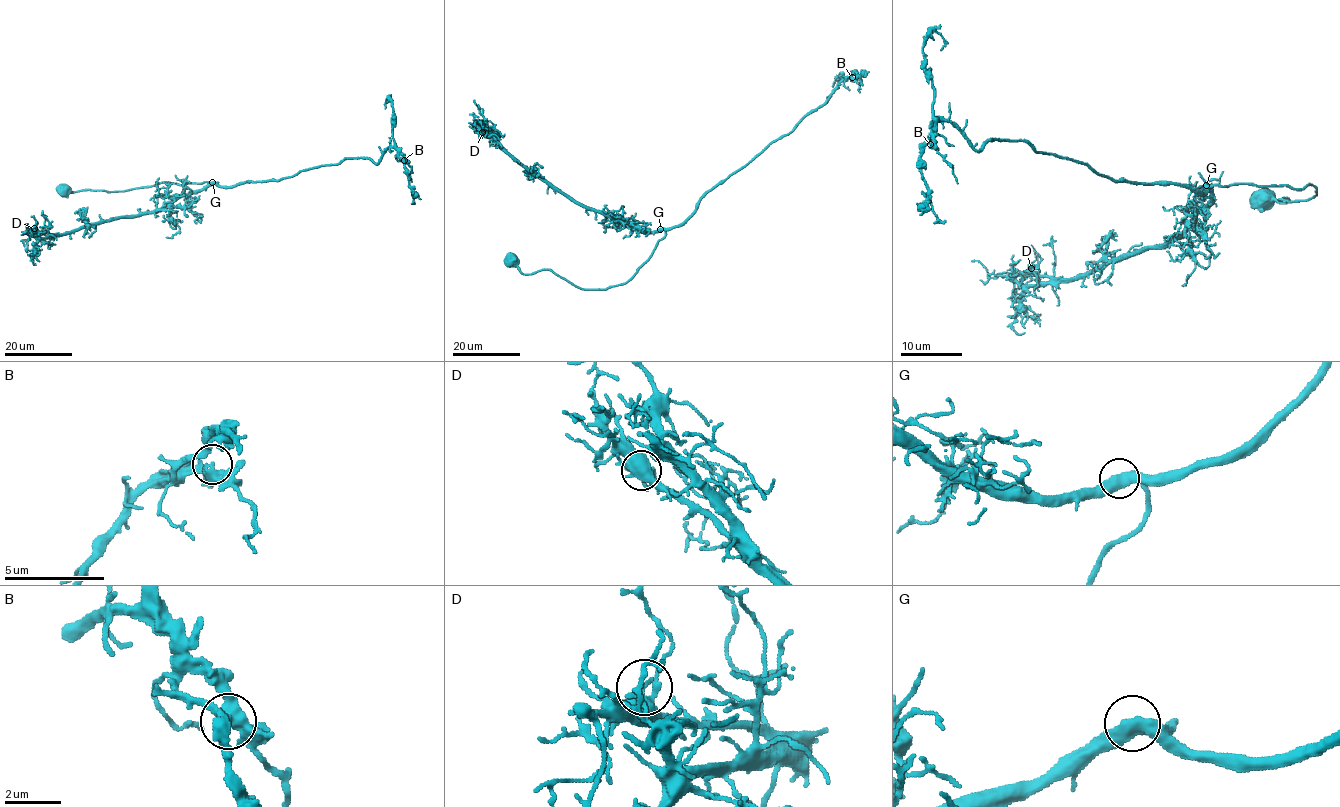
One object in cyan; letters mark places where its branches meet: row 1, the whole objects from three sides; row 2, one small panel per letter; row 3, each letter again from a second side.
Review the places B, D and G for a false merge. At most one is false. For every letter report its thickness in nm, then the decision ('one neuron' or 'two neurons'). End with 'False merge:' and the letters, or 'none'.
B: 420 nm | one neuron
D: 420 nm | one neuron
G: 500 nm | one neuron
False merge: none

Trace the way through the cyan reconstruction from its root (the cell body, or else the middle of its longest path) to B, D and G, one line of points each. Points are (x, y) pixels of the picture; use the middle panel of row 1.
B: (511, 258), (523, 274), (551, 269), (583, 289), (626, 283), (666, 229), (679, 226), (707, 192), (852, 77)
D: (511, 258), (523, 274), (551, 269), (578, 287), (605, 289), (626, 283), (665, 231), (587, 210), (482, 132)
G: (511, 258), (523, 274), (551, 269), (578, 287), (605, 289), (624, 284), (633, 275), (665, 235), (661, 228)

